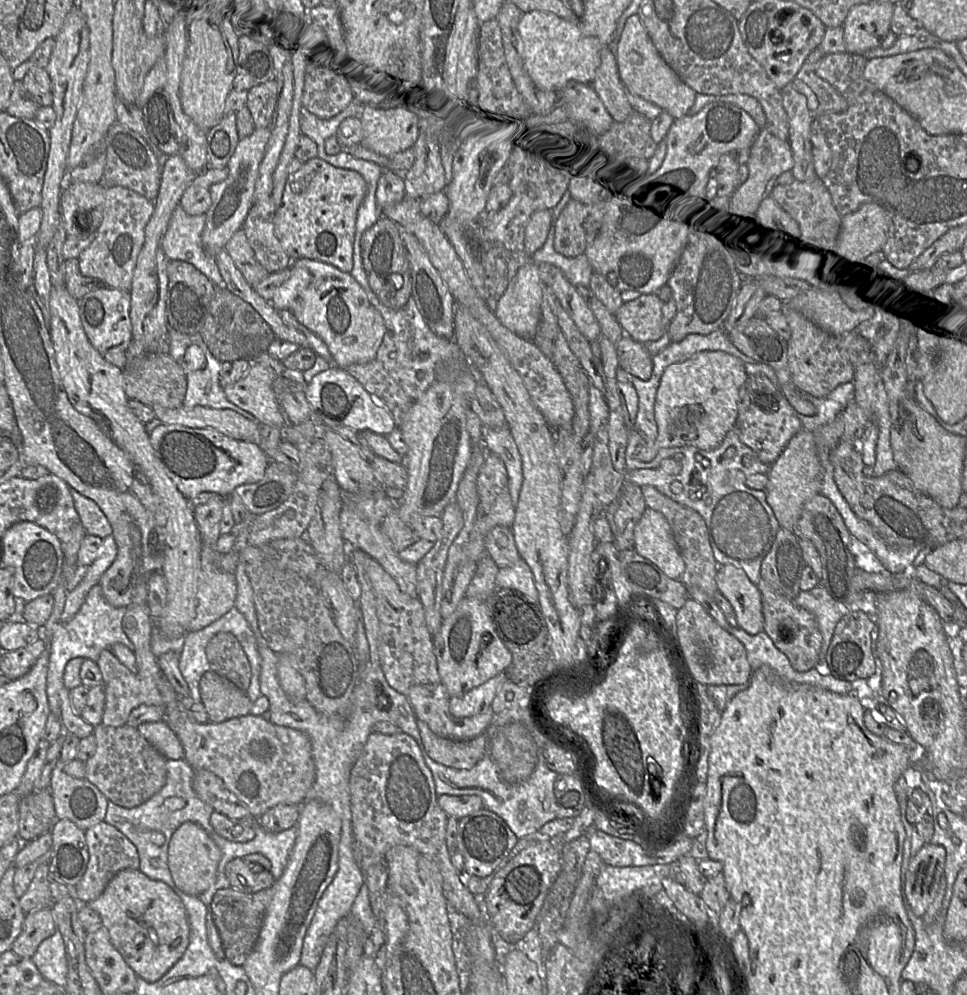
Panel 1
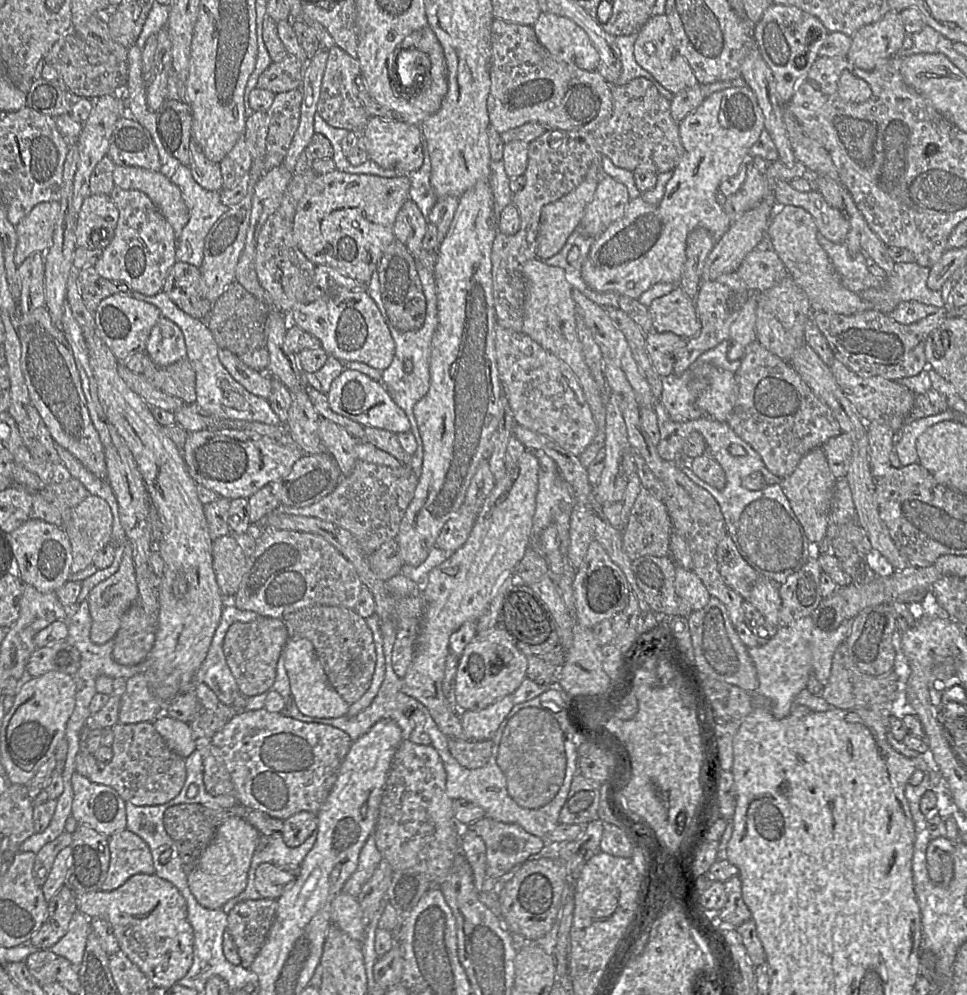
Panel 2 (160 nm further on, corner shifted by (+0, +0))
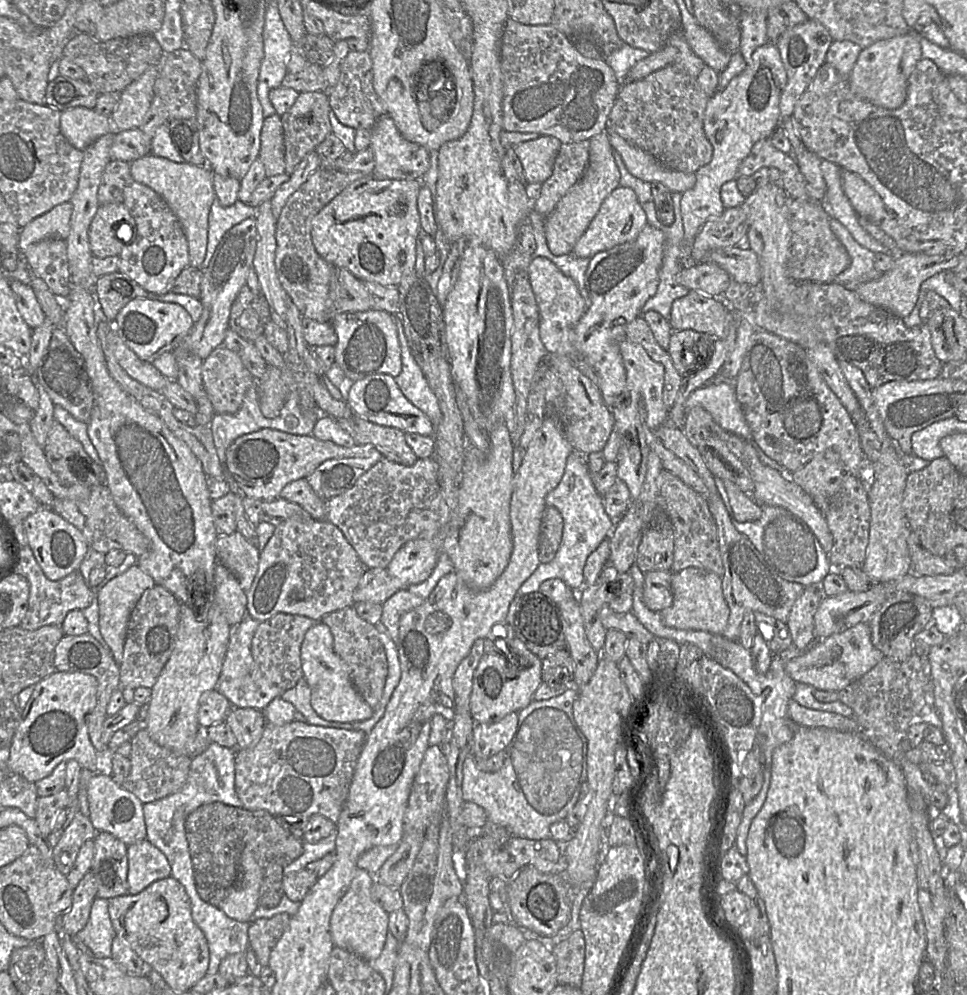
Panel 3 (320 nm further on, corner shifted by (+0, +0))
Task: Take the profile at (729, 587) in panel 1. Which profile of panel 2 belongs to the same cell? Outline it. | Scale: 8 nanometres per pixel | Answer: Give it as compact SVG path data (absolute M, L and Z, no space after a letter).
M761 576L752 586L744 601L752 604L772 625L778 625L781 599L775 581Z

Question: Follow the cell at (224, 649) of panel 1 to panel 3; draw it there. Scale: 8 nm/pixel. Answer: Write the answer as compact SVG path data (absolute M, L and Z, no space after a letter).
M278 613L259 623L251 641L251 654L267 679L283 690L293 688L303 678L301 644L306 632L317 622L306 616Z

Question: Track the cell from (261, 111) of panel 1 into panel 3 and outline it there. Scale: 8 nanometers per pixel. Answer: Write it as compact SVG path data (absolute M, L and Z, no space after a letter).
M324 92L300 93L292 107L281 115L285 145L285 173L291 175L296 166L332 133L329 119L329 97Z

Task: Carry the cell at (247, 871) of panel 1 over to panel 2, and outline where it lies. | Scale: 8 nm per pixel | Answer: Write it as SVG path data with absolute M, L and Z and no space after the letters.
M262 863L255 870L254 886L262 898L277 900L294 878L271 863Z

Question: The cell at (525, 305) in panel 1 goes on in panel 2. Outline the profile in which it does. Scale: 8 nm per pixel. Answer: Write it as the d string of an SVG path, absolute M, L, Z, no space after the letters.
M537 258L526 262L523 275L526 298L522 333L562 360L574 372L593 416L596 422L599 422L599 435L596 437L596 442L599 447L603 448L605 444L606 407L602 394L584 360L582 346L577 336L575 318L577 305L572 298L573 287L566 280L565 271L562 268L549 266Z

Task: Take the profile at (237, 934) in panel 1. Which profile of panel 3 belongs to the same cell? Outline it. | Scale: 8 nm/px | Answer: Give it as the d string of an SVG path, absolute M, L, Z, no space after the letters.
M281 913L270 918L259 918L248 929L249 948L258 962L267 966L272 949L289 925L290 915Z

